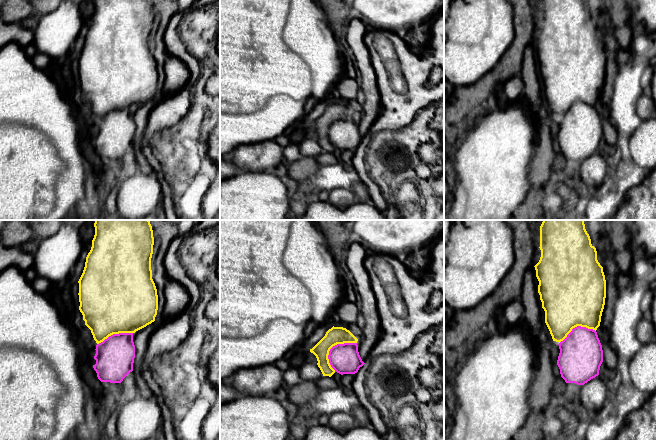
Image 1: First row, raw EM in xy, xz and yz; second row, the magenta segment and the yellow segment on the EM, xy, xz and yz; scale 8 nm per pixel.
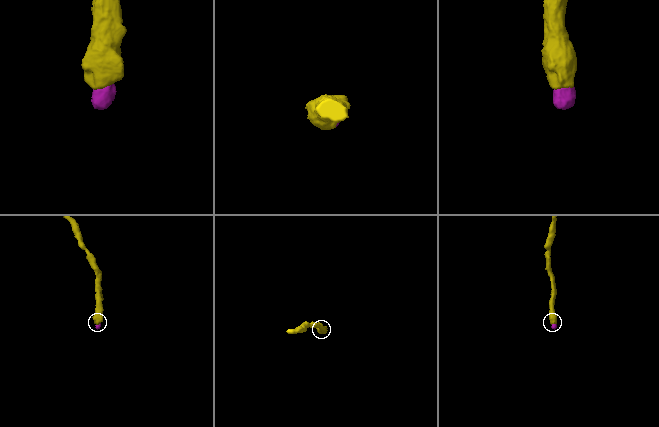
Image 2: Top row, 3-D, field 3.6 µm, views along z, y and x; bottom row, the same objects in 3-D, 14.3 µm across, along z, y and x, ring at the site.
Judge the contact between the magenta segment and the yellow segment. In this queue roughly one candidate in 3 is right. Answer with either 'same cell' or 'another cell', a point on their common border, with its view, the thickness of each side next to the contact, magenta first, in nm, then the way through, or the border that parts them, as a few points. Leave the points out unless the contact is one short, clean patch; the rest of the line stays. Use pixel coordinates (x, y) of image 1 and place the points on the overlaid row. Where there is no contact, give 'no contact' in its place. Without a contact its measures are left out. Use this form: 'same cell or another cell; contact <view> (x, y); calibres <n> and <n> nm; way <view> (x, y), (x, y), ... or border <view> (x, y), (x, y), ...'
same cell; contact xz (332, 347); calibres 240 and 140 nm; way xz (344, 358), (332, 347), (336, 343), (336, 335)

